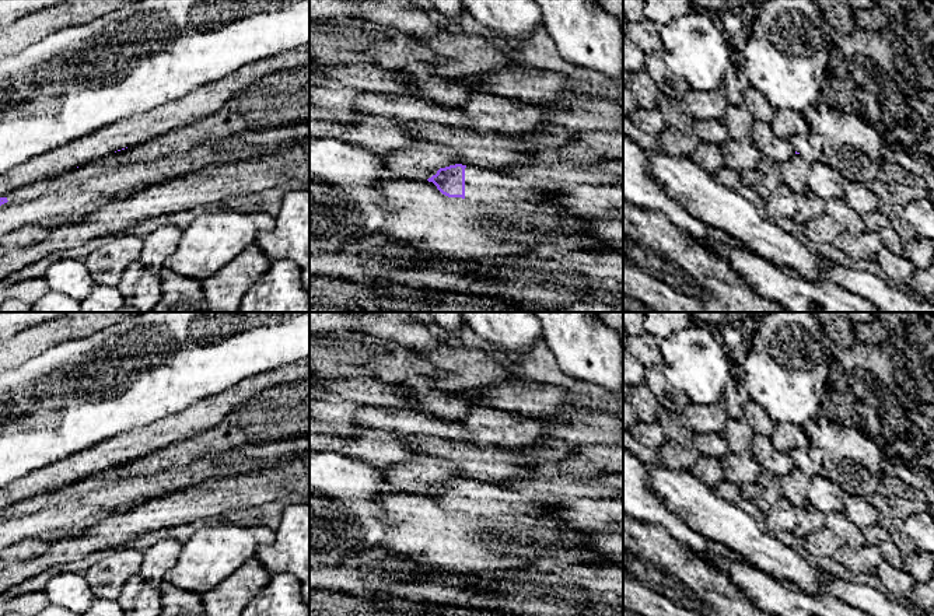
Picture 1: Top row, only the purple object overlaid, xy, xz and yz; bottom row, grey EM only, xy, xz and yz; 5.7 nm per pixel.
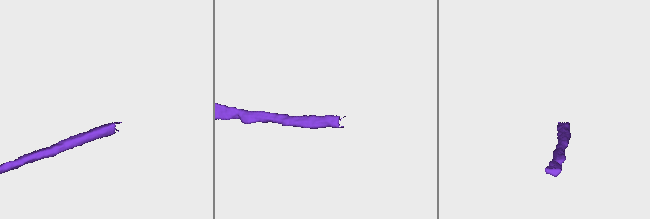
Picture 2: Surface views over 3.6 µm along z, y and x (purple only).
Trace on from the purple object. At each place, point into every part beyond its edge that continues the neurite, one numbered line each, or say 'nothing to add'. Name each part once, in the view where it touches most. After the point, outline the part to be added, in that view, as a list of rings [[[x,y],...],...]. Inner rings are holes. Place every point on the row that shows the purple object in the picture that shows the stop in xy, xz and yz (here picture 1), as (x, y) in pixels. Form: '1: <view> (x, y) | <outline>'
1: xz (490, 186) | [[[466,165],[465,199],[486,204],[499,203],[543,203],[550,202],[556,192],[527,188],[520,179],[497,169]]]

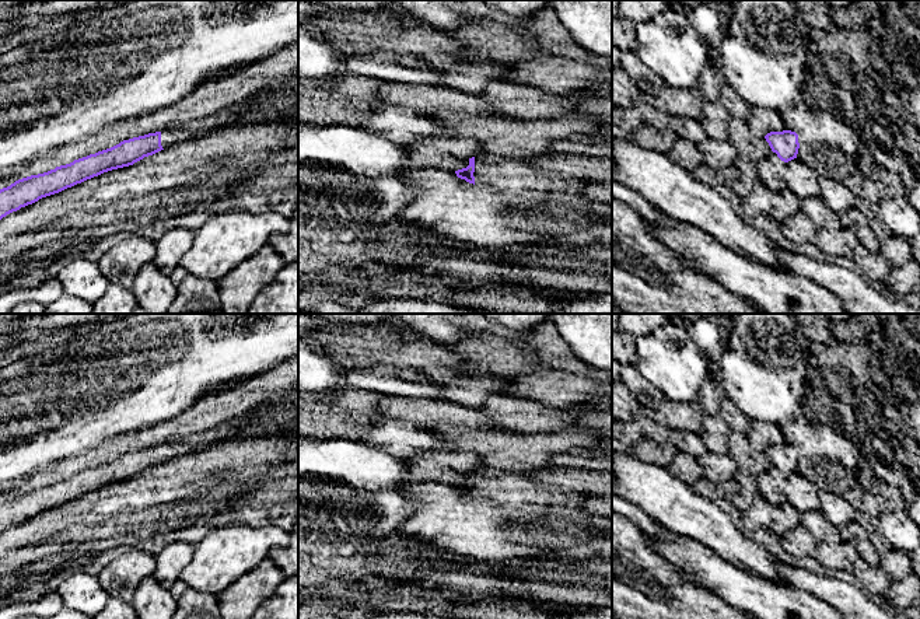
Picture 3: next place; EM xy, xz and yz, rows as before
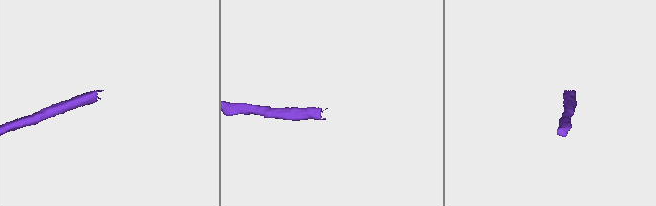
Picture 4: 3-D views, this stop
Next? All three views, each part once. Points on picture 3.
1: xz (514, 175) | [[[480,154],[475,157],[475,185],[508,193],[574,192],[581,193],[587,178],[566,178],[542,172],[522,158]]]

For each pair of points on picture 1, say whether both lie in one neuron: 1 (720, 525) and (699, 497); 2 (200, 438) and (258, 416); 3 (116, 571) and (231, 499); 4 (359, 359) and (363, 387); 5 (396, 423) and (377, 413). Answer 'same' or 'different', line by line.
1: same
2: same
3: different
4: different
5: same

